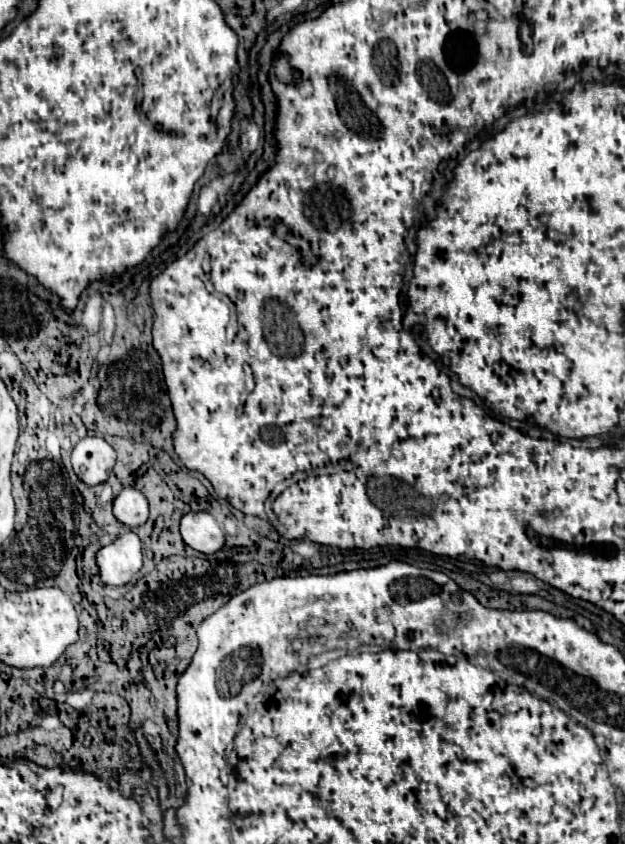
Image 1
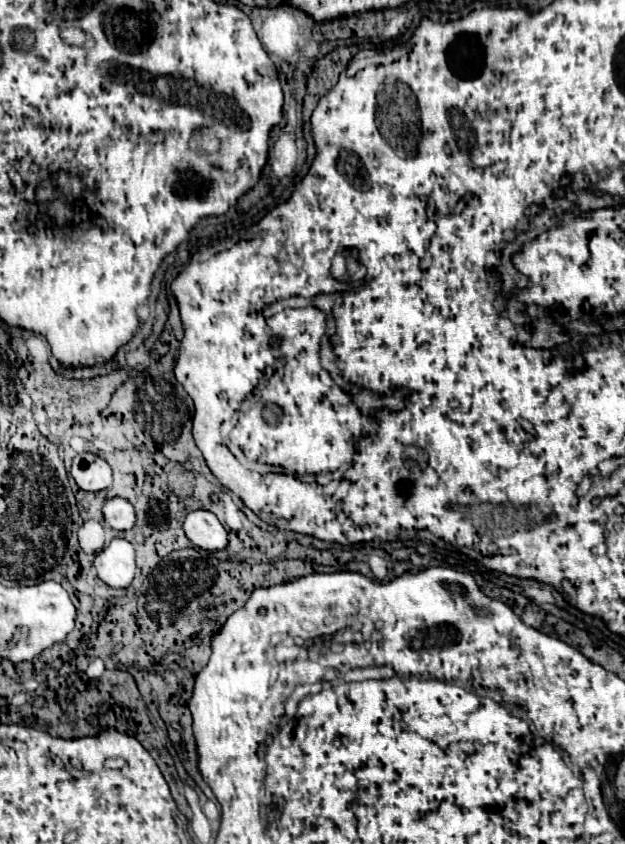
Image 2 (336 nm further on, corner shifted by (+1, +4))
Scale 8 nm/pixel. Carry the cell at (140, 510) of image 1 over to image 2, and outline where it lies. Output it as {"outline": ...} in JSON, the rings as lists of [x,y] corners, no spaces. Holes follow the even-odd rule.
{"outline":[[[124,498],[106,500],[106,504],[102,508],[102,514],[104,514],[106,524],[112,526],[114,530],[130,530],[134,526],[134,522],[136,522],[134,508]]]}

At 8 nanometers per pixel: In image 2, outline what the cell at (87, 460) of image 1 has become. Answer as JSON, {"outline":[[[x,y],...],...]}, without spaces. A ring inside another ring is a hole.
{"outline":[[[90,452],[78,454],[72,462],[72,476],[86,492],[100,492],[112,486],[112,470],[106,460]]]}

